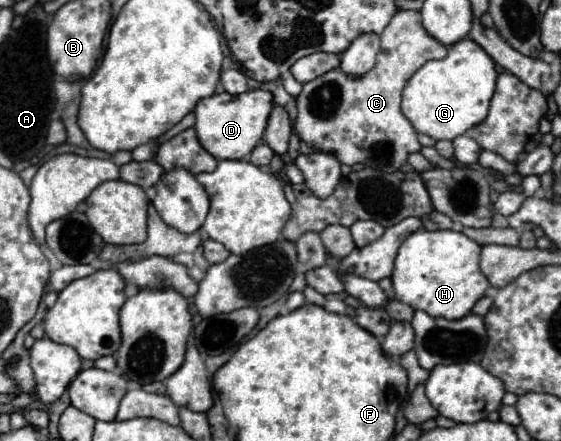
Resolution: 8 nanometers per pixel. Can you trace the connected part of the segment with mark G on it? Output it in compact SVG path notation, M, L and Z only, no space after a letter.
M461 39L451 45L445 59L427 61L407 81L403 89L401 111L417 133L429 135L435 141L451 141L485 119L495 93L495 81L497 71L493 59L471 39Z

